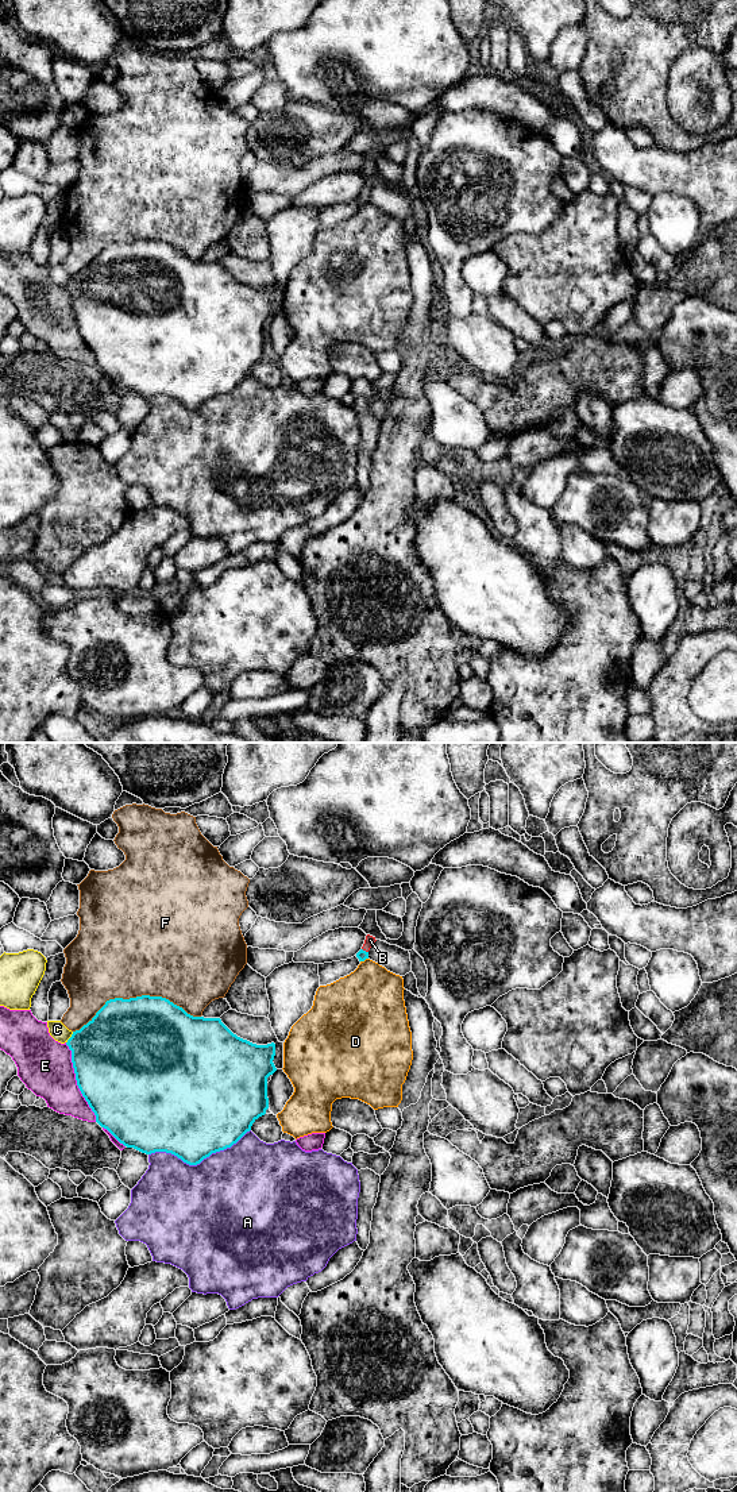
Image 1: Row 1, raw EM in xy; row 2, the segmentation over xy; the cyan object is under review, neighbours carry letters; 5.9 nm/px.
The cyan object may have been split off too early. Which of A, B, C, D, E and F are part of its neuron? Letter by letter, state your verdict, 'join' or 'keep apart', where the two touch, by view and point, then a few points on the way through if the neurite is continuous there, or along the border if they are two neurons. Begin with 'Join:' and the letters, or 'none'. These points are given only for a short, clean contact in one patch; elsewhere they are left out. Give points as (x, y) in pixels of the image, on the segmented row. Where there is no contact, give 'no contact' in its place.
Join: B
A: keep apart | xy (199, 1163)
B: join | xy (365, 951) | across xy (362, 955), (365, 951), (370, 940)
C: keep apart | xy (70, 1037)
D: keep apart | xy (363, 960)
E: keep apart | xy (77, 1082)
F: keep apart | xy (137, 997)

